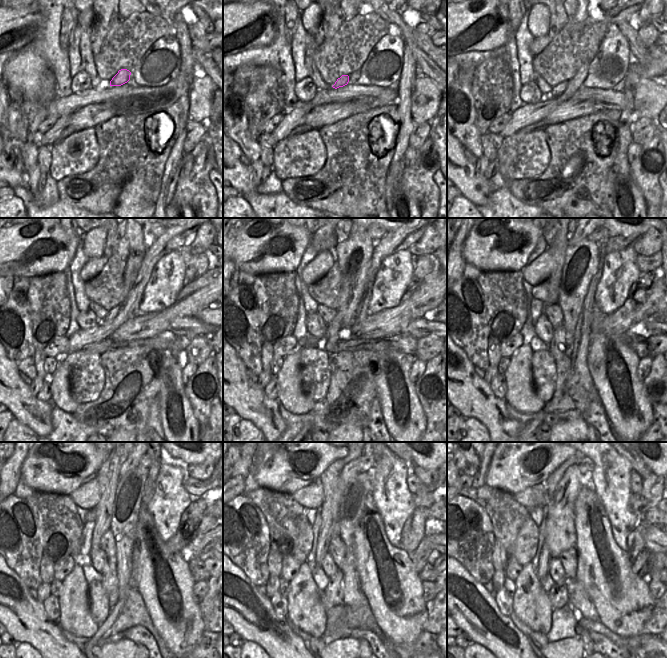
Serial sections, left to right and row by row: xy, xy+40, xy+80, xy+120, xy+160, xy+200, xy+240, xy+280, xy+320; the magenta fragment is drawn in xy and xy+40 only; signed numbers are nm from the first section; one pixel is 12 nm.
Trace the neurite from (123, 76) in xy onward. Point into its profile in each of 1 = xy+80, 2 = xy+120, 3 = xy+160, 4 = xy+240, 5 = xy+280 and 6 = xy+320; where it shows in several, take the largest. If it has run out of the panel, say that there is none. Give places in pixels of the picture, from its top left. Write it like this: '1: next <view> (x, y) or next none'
1: next xy+80 (559, 91)
2: next xy+120 (116, 321)
3: next xy+160 (331, 339)
4: next xy+240 (109, 581)
5: next xy+280 (334, 591)
6: next xy+320 (558, 595)

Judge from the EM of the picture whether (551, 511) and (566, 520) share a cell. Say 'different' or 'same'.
same

